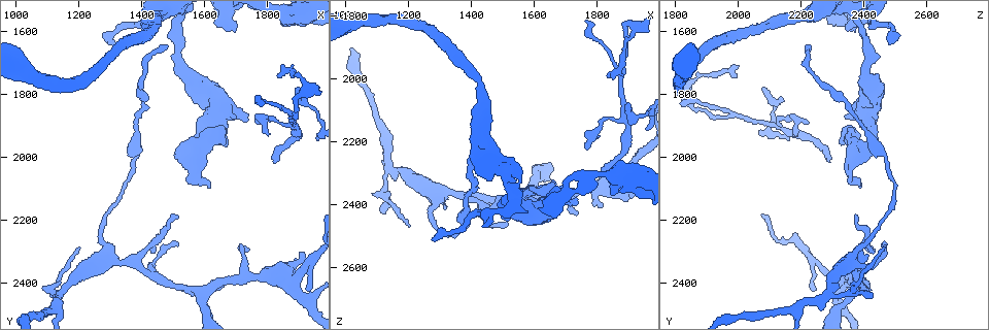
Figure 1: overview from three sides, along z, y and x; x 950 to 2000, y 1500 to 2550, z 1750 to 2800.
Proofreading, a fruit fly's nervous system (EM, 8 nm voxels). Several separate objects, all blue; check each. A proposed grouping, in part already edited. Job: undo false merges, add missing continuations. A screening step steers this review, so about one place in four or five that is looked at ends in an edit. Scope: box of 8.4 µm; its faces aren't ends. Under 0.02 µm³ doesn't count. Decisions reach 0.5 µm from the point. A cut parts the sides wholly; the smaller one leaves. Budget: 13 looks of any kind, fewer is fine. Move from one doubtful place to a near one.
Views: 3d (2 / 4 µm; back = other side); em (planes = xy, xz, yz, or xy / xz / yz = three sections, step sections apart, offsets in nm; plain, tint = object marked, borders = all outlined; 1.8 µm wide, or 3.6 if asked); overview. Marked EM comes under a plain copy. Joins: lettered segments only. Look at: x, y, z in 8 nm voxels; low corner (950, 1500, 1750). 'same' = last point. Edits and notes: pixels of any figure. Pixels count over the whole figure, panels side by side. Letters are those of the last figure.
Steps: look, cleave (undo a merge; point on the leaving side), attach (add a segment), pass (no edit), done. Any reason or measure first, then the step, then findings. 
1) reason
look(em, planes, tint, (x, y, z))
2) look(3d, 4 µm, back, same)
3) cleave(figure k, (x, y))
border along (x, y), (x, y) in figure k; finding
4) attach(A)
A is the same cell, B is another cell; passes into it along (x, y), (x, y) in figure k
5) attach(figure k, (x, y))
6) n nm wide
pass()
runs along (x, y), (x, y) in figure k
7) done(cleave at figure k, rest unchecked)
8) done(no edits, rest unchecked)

tapers out
look(3d, 4 µm, (1620, 2095, 2390))

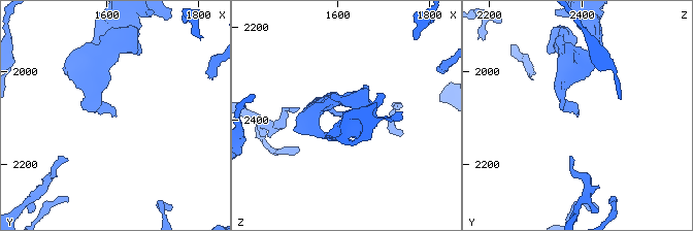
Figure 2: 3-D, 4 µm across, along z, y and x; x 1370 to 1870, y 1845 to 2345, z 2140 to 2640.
look(em, xy, step 8, borders, (1615, 2100, 2385))

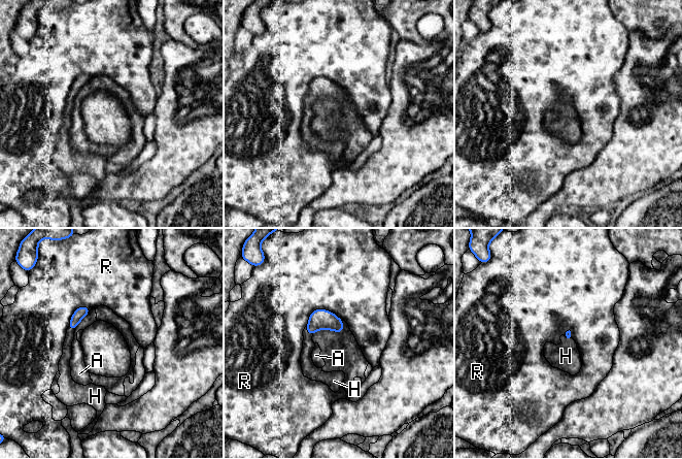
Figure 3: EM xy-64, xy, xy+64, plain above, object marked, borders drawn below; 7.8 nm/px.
attach(H)
H is the same cell, A and R are other cells; passes into it along (319, 319), (307, 331), (306, 361) in figure 3; the neuron continues

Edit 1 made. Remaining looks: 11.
see it whole again
look(overview)

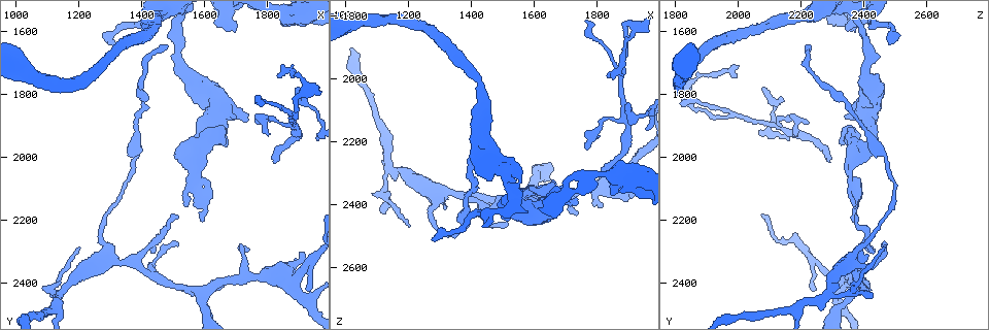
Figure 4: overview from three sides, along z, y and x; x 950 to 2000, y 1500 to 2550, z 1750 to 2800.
thin end
look(3d, 2 µm, (1825, 2025, 2295))

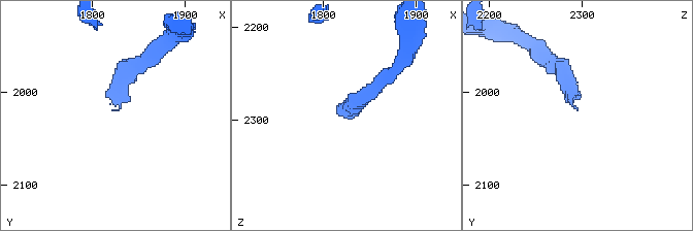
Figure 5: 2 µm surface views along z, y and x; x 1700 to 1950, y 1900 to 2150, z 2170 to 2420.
look(em, planes, borders, (1828, 2018, 2294))

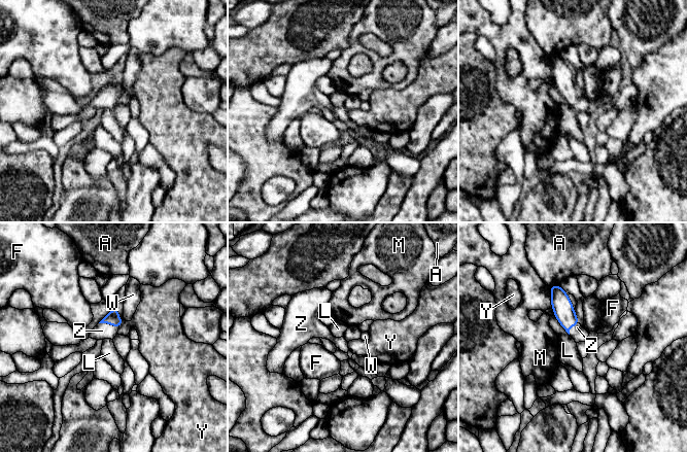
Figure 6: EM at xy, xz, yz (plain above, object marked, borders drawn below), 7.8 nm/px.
100 nm wide
attach(Z)
Z is the same cell, A, F, L, M, W and Y are other cells; passes into it along (112, 318), (109, 323), (102, 331) in figure 6; it goes on there

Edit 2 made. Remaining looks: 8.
three-way junction
look(3d, 2 µm, (1320, 2335, 2365))

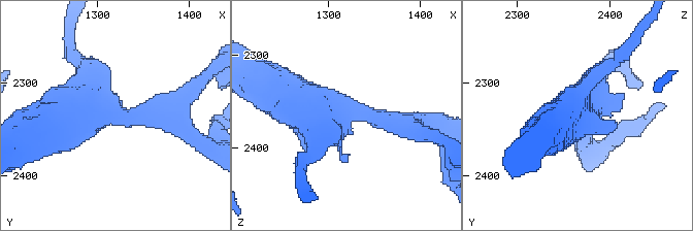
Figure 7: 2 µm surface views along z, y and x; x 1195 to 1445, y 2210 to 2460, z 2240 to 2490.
3 arms; now the EM
look(em, planes, borders, (1318, 2332, 2366))

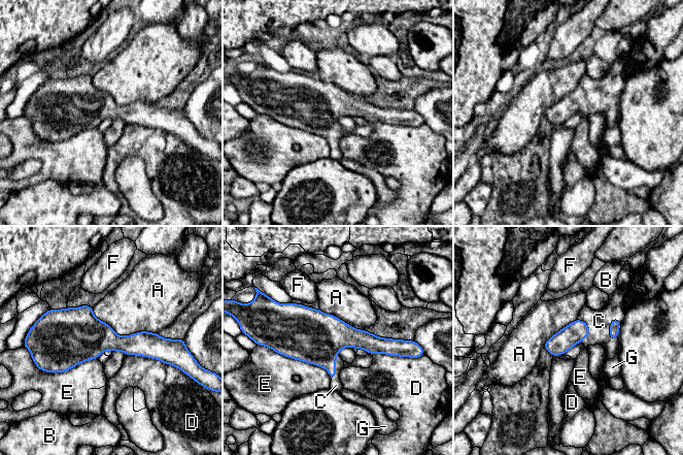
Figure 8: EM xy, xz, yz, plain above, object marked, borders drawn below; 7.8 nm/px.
170 nm wide
attach(C)
C is the same cell, A, B, D, E, F and G are other cells; passes into it along (615, 324), (610, 328), (599, 321) in figure 8; the neuron continues

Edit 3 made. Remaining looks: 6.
look(overview)

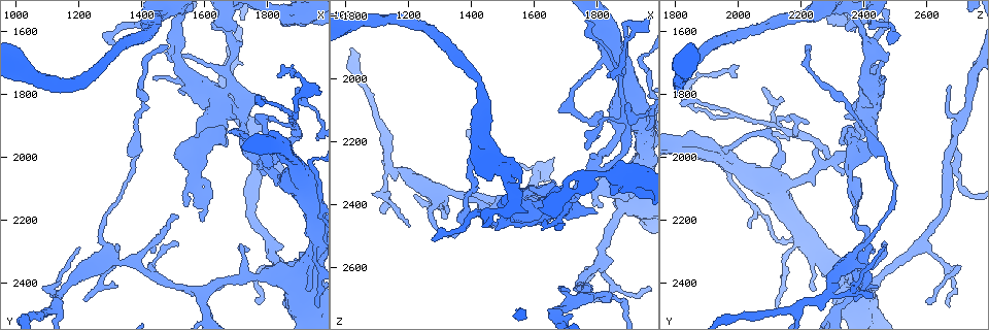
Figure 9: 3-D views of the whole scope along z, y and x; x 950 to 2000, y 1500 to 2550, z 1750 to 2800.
abrupt turn
look(3d, 2 µm, (1140, 2440, 2290))

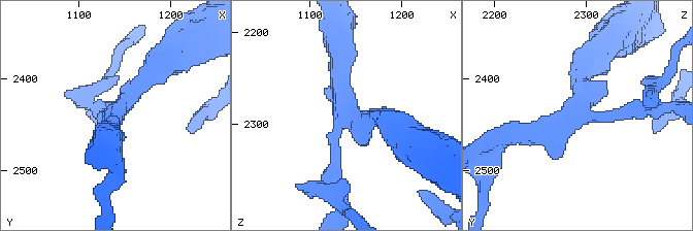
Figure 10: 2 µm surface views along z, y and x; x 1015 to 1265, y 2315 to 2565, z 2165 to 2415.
look(em, planes, borders, (1138, 2438, 2288))

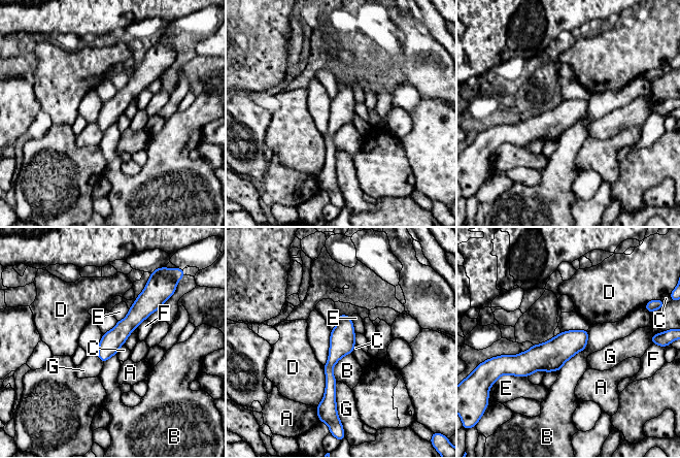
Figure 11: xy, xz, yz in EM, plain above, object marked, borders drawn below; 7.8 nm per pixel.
160 nm wide
pass()
A, B, C, D, E, F and G are other cells; runs along (343, 317), (342, 341), (329, 365), (330, 403) in figure 11; one neuron here

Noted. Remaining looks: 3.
done(attach at figure 3, attach at figure 6, attach at figure 8, rest unchecked)

